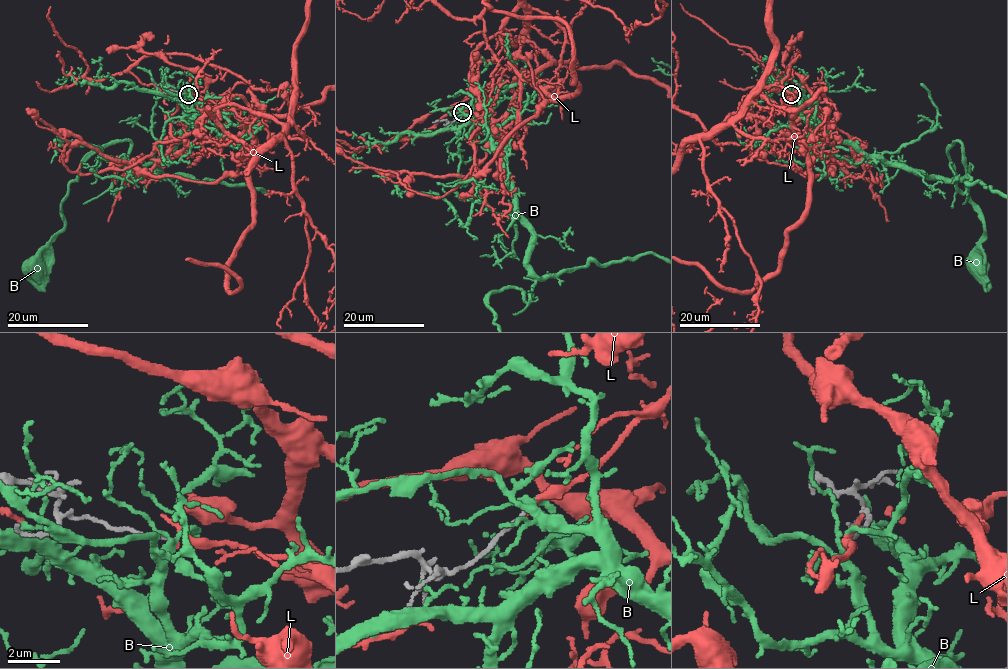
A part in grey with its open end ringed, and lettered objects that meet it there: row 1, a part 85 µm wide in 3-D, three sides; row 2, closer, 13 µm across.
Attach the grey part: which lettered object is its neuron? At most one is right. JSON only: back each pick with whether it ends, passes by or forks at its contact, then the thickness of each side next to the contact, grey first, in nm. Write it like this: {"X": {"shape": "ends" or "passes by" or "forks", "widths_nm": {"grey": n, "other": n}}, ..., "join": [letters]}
{"join": []}

